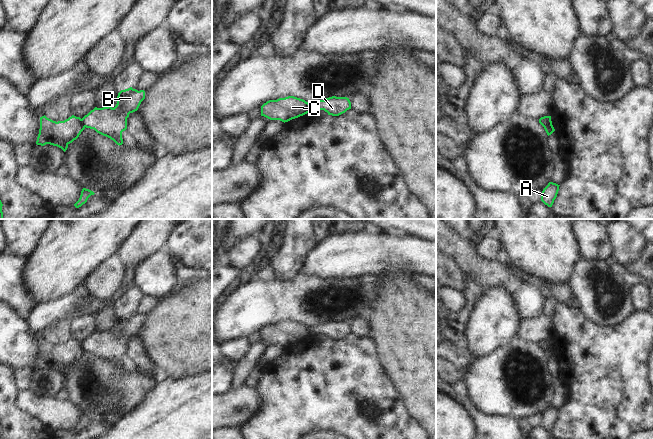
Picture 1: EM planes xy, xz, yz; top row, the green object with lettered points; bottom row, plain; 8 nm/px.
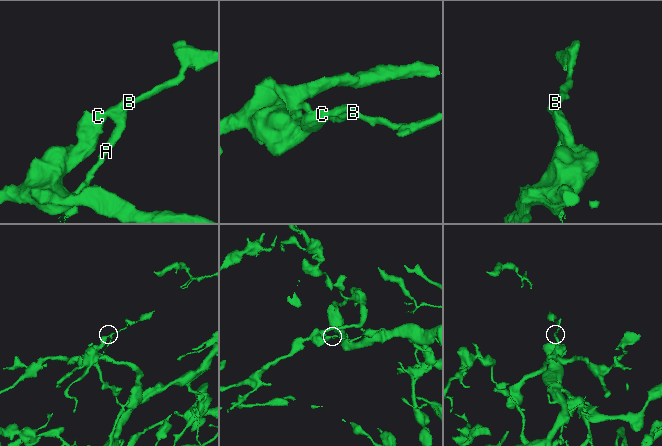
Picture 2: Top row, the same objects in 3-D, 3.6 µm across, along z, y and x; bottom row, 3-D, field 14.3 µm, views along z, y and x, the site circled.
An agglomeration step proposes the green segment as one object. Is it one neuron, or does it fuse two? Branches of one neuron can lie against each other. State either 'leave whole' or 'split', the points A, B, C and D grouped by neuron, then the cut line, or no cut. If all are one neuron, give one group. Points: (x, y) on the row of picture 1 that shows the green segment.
split | A B D / C | xy (80, 119), (84, 127)

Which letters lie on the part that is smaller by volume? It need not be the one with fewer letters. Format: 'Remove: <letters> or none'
Remove: A, B, D

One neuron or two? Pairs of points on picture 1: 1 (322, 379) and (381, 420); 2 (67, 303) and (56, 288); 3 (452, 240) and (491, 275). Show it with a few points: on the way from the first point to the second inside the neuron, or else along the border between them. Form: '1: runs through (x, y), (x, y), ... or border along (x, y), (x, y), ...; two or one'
1: runs through (337, 390), (362, 415), (366, 415); one
2: border along (72, 292), (57, 300), (40, 305); two
3: runs through (462, 250), (481, 269); one

